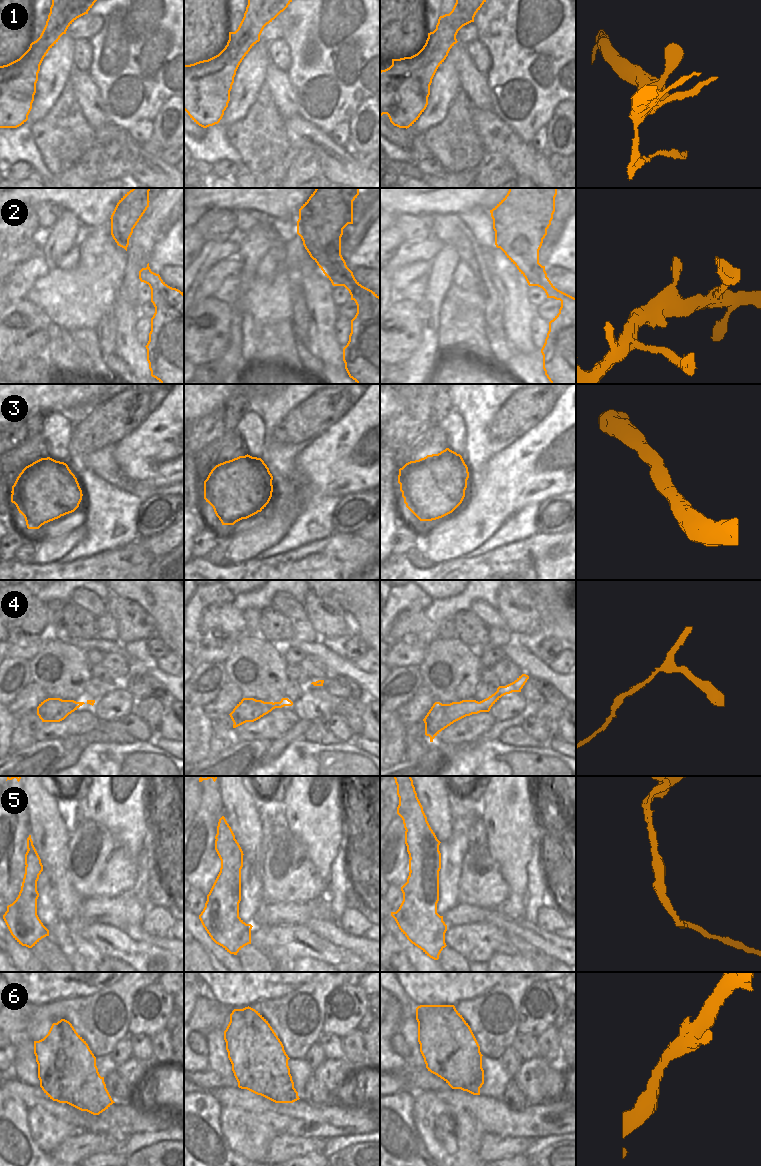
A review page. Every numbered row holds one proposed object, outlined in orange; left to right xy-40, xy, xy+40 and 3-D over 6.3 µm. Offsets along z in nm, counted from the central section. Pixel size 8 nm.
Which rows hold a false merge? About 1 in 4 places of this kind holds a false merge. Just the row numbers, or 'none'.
4, 5

